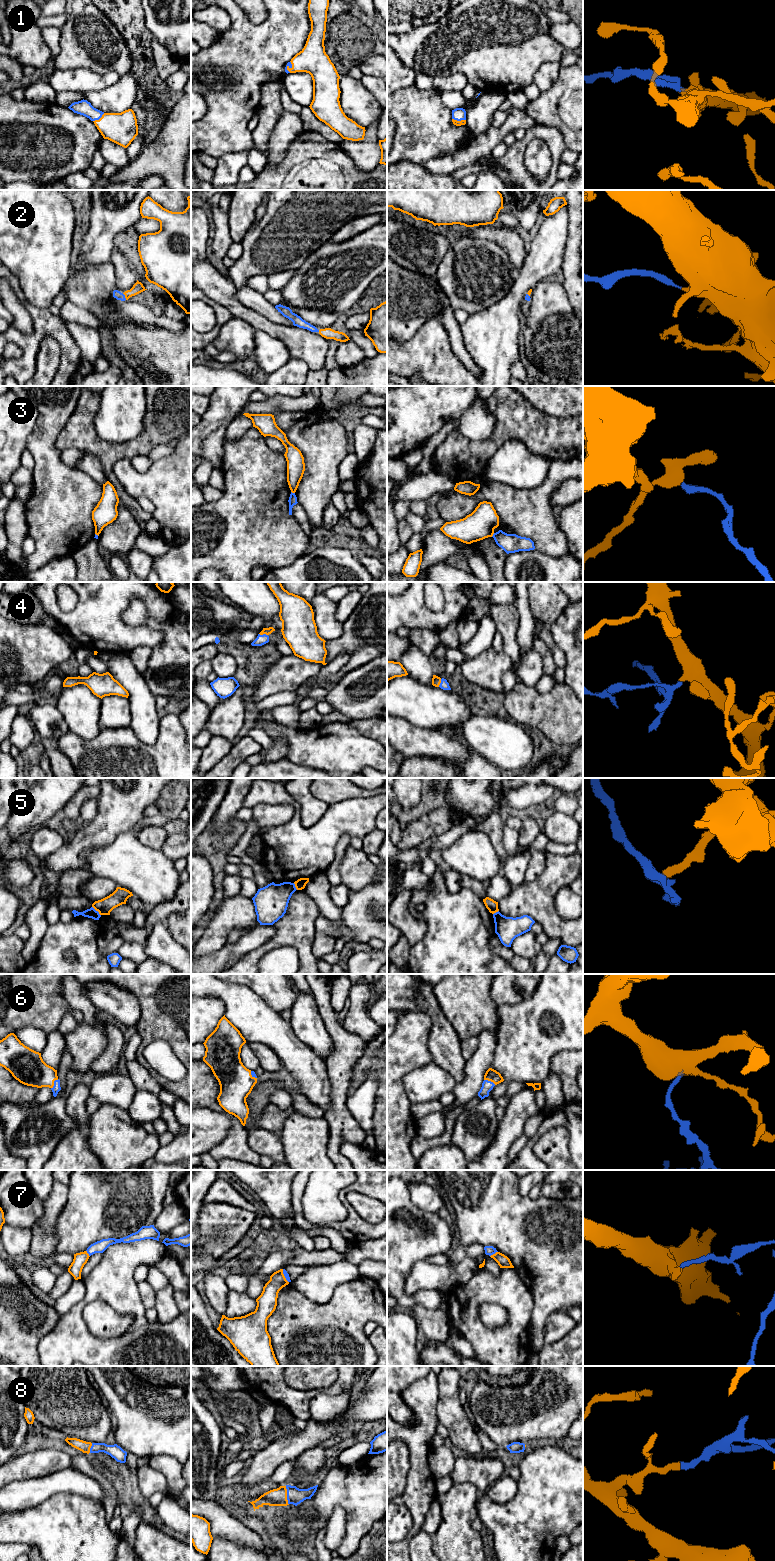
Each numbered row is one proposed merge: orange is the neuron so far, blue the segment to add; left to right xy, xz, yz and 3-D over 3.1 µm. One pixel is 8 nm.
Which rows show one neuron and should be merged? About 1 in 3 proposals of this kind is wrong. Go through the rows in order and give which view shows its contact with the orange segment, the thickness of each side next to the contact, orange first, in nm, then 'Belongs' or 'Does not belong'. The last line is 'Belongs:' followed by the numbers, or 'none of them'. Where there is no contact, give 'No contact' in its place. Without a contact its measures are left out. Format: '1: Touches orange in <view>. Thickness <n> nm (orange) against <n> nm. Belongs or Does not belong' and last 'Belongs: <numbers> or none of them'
1: Touches orange in yz. Thickness 50 nm (orange) against 100 nm. Belongs
2: Touches orange in xy. Thickness 90 nm (orange) against 70 nm. Belongs
3: Touches orange in xz. Thickness 140 nm (orange) against 70 nm. Does not belong
4: Touches orange in xz. Thickness 60 nm (orange) against 80 nm. Belongs
5: Touches orange in xy. Thickness 130 nm (orange) against 80 nm. Does not belong
6: Touches orange in xy. Thickness 280 nm (orange) against 70 nm. Belongs
7: Touches orange in yz. Thickness 100 nm (orange) against 80 nm. Does not belong
8: Touches orange in xz. Thickness 140 nm (orange) against 140 nm. Belongs
Belongs: 1, 2, 4, 6, 8

